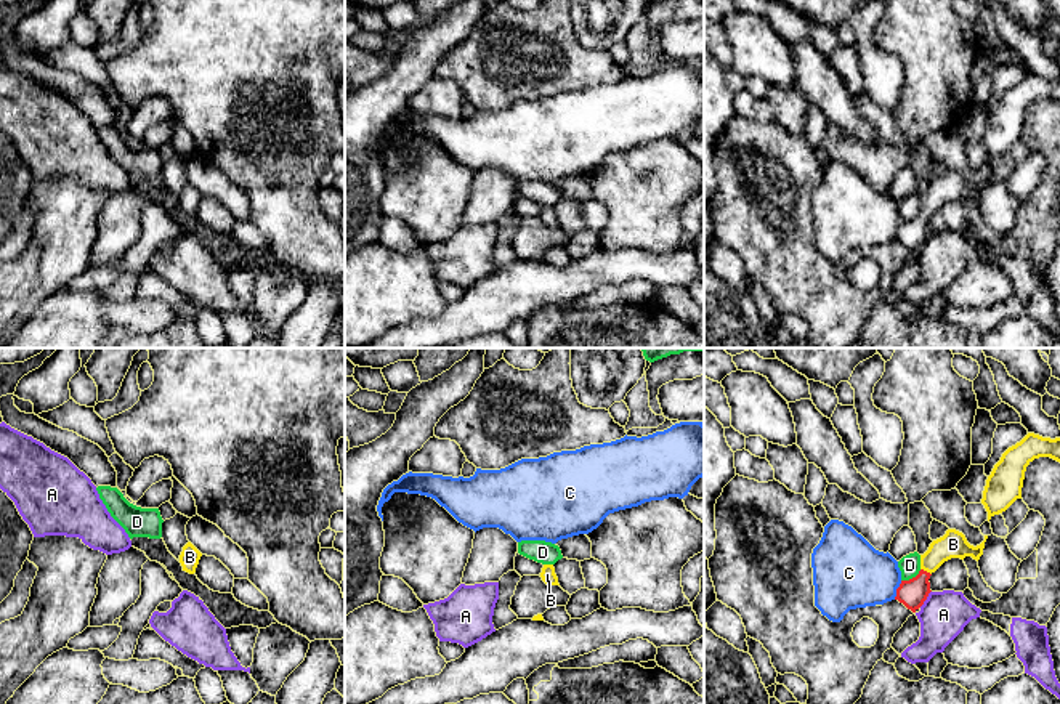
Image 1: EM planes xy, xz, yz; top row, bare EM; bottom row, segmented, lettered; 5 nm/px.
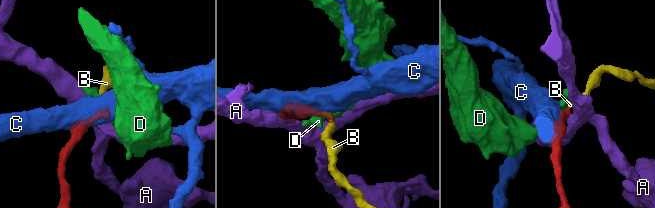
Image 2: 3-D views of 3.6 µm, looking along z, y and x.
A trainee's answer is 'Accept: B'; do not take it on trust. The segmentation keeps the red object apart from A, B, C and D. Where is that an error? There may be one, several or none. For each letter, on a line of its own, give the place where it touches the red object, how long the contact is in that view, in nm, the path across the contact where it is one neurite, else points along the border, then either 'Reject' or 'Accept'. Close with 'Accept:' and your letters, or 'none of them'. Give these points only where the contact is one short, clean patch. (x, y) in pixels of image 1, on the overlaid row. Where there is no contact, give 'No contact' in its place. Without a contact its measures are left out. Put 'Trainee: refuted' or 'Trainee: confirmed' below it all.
A: Touches red at yz (926, 598). Shared border 110 nm. Reject
B: Touches red at yz (926, 571). Shared border 70 nm. Path across: yz (913, 594), (926, 571), (953, 544). Accept
C: Touches red at yz (897, 590). Shared border 100 nm. Reject
D: Touches red at yz (913, 578). Shared border 120 nm. Boundary: yz (921, 570), (902, 581). Reject
Accept: B
Trainee: confirmed

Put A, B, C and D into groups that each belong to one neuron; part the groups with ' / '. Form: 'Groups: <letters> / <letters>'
Groups: A / B / C / D

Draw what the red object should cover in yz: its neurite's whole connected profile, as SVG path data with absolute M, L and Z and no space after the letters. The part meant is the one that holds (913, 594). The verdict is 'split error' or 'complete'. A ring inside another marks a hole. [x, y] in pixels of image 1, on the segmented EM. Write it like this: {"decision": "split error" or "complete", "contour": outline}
{"decision": "split error", "contour": "M948 529L946 534L937 540L933 540L929 550L920 555L920 571L916 577L909 581L901 581L896 589L896 597L900 603L903 603L908 609L916 613L924 601L927 600L930 590L930 576L948 560L972 556L973 560L980 560L983 555L985 540L973 547L967 542L965 536L956 529Z"}

